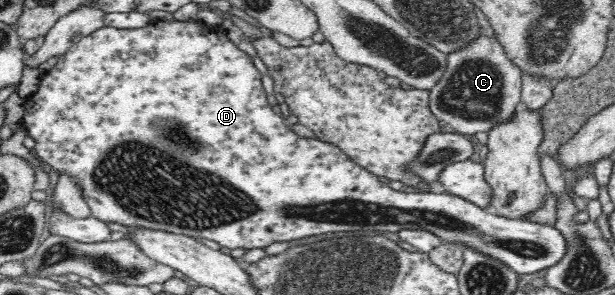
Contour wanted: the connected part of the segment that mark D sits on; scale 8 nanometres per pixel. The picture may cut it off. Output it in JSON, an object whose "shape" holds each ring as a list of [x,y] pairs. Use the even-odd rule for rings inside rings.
{"shape":[[[157,20],[137,29],[119,29],[103,26],[89,36],[80,38],[66,54],[59,56],[53,68],[40,76],[38,90],[26,98],[26,112],[22,121],[27,133],[37,140],[35,146],[40,161],[46,161],[60,173],[74,175],[82,185],[82,195],[92,211],[101,221],[119,222],[125,226],[136,225],[150,229],[166,230],[197,239],[208,238],[229,249],[266,248],[278,240],[294,240],[304,236],[348,230],[428,230],[442,238],[443,242],[462,241],[477,252],[498,257],[502,263],[510,265],[516,274],[534,274],[560,262],[568,253],[568,239],[562,231],[552,225],[522,221],[520,218],[500,216],[491,210],[483,209],[473,202],[453,195],[432,192],[396,191],[382,183],[375,174],[362,168],[348,154],[336,145],[324,142],[318,137],[299,136],[270,105],[266,91],[262,87],[262,75],[256,69],[252,57],[242,52],[227,34],[219,27],[194,20]]]}

